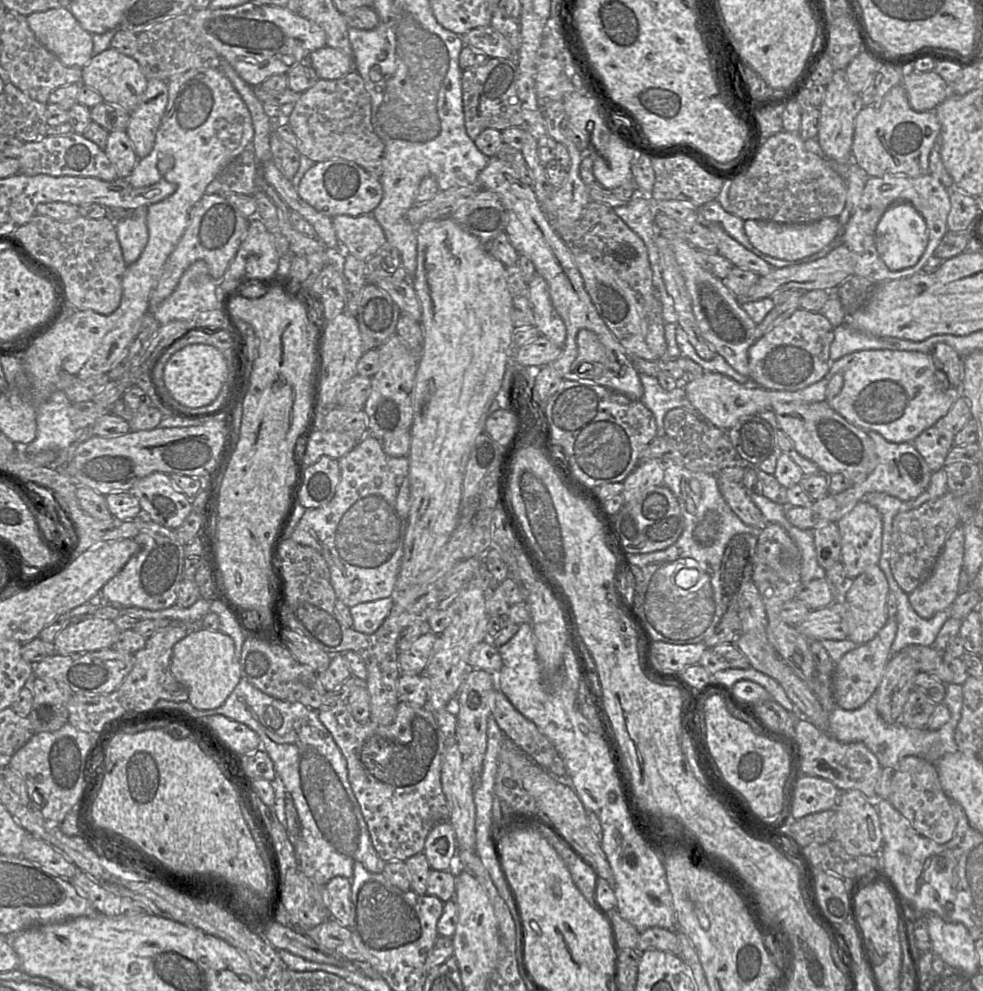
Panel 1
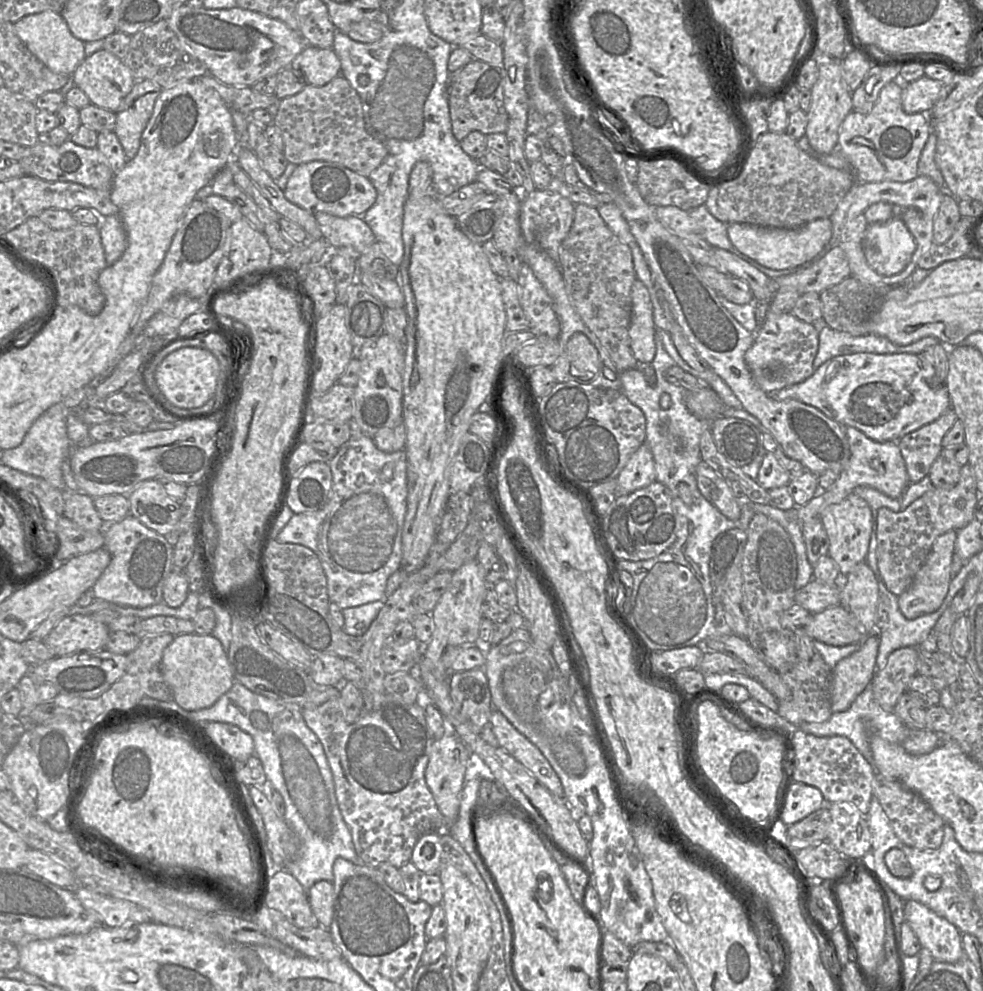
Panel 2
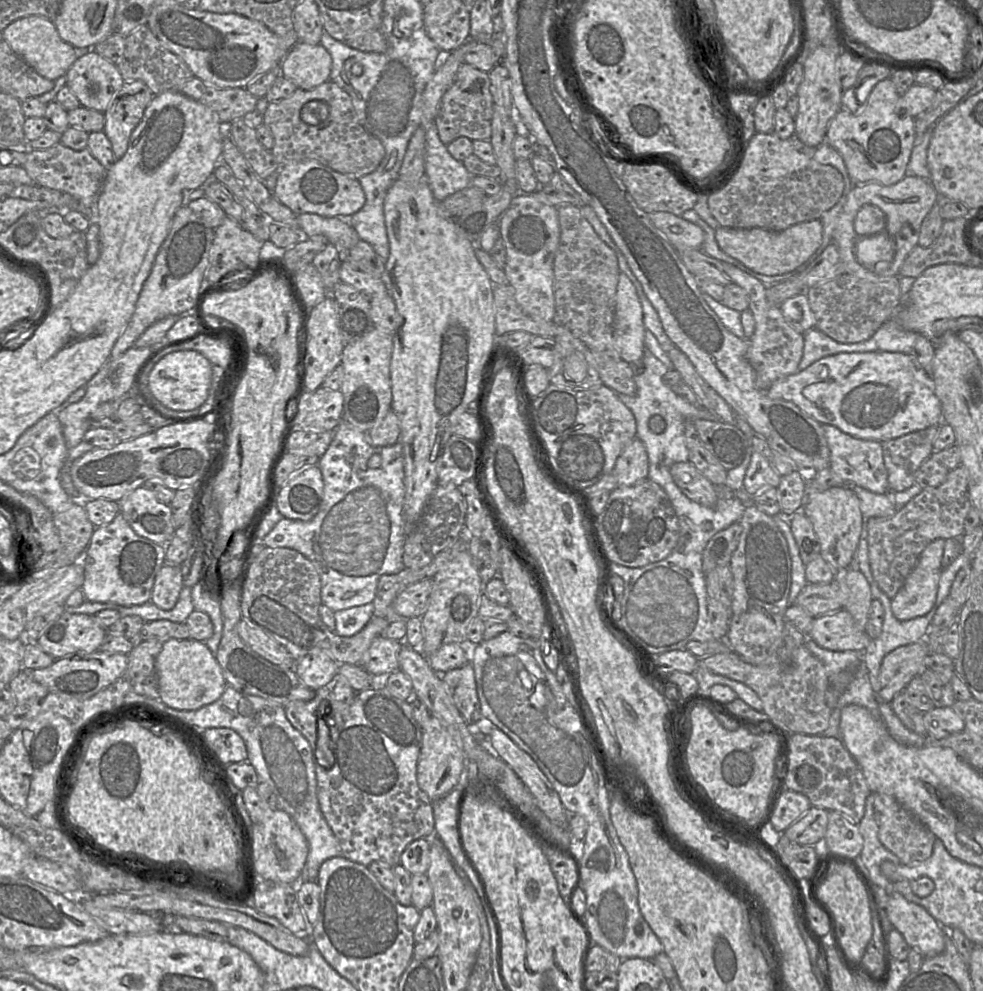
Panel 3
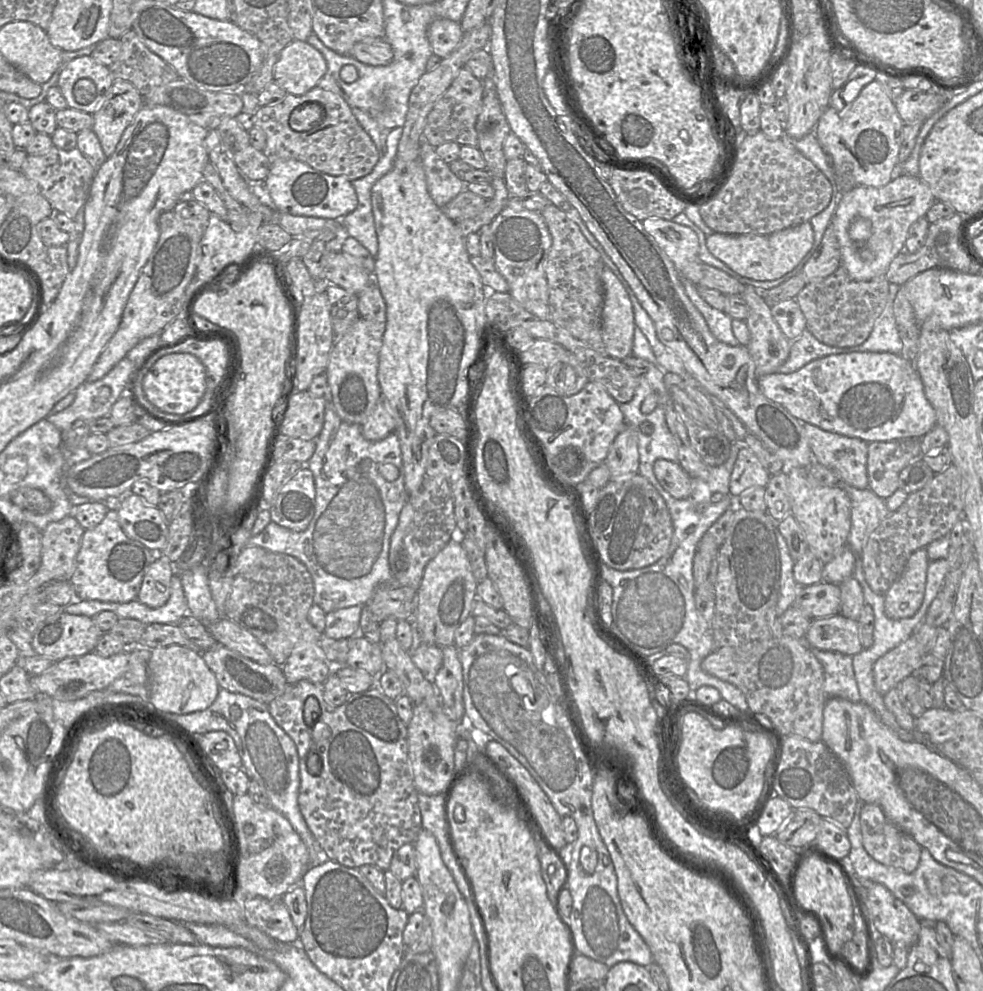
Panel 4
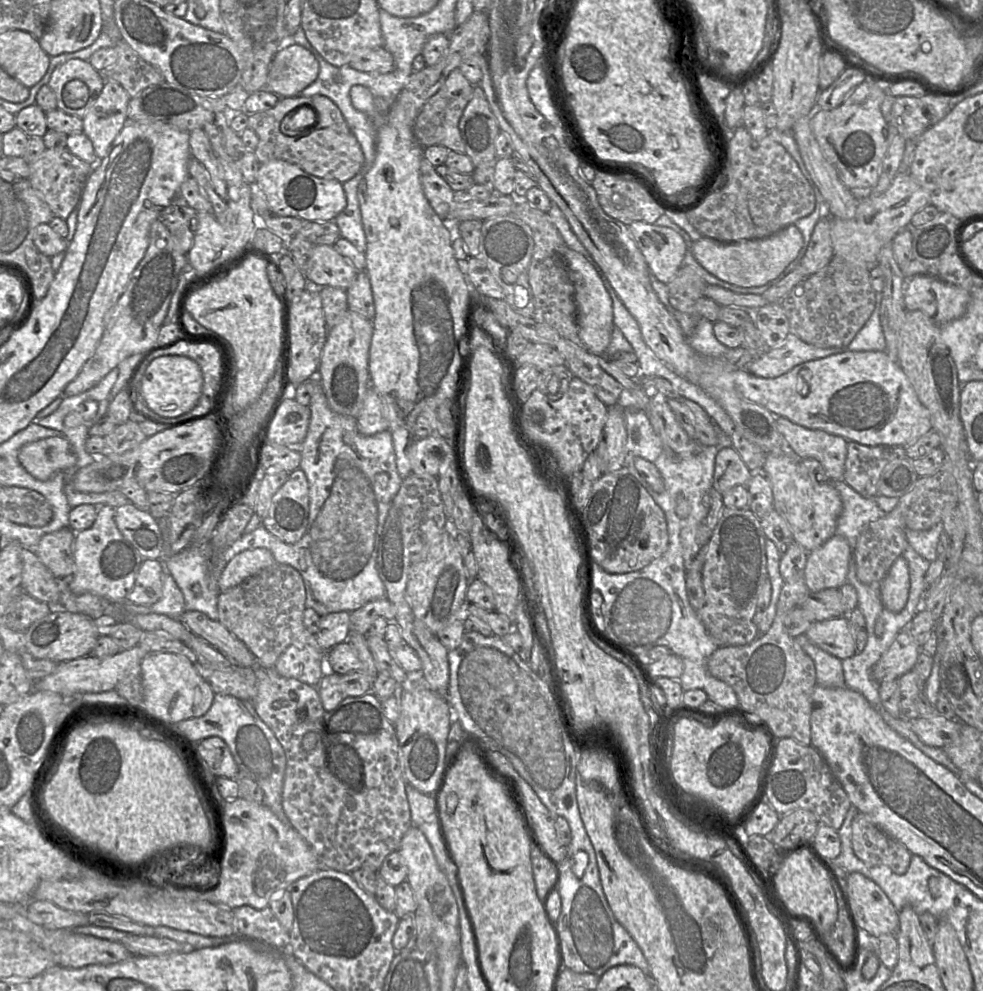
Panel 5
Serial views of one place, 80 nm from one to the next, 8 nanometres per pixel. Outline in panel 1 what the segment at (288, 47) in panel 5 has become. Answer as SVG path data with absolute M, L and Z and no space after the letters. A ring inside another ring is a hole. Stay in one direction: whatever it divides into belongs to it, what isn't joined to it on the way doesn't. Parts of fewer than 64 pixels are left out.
M327 46L313 51L306 63L322 80L339 79L354 70L354 60L351 54Z

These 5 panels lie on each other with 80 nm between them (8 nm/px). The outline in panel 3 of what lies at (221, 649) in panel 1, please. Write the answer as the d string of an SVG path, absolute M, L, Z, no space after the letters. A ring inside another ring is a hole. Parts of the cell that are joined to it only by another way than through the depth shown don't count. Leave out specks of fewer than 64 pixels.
M169 639L163 643L155 658L159 698L176 710L197 710L215 702L223 694L227 683L215 655L205 642L192 639Z

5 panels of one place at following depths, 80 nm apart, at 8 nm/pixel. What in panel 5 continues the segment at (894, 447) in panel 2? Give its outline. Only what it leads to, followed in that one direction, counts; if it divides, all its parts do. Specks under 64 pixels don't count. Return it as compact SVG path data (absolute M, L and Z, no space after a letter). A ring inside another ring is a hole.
M782 417L778 420L778 430L795 455L792 460L815 459L822 464L831 483L843 479L848 446L845 438L806 428Z

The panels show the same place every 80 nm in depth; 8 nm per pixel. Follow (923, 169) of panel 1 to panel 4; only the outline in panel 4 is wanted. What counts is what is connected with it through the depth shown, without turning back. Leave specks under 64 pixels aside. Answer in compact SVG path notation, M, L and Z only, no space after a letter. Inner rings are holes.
M876 79L842 110L829 107L820 117L814 133L834 163L836 189L844 194L855 186L882 187L902 175L898 155L903 127L896 106L887 94L887 86Z

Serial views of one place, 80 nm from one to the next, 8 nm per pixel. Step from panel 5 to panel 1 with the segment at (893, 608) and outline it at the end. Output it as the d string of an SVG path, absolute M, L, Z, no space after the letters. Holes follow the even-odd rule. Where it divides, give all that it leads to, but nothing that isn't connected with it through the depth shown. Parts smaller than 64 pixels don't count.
M961 526L955 528L946 539L943 549L938 556L932 573L928 579L908 594L913 610L922 618L929 619L936 613L952 606L960 590L960 574L964 558L964 531Z

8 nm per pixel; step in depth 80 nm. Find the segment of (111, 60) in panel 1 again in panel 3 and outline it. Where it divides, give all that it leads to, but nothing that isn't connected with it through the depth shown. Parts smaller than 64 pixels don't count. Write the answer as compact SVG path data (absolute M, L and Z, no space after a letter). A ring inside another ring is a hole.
M96 52L78 57L65 74L68 87L80 102L80 107L104 113L115 94L122 88L125 80L116 64L103 58Z

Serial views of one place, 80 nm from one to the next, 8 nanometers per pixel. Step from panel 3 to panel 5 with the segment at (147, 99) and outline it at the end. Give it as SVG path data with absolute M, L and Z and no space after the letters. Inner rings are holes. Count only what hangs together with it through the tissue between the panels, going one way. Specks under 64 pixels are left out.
M106 81L93 106L82 118L82 132L91 140L99 159L106 156L111 143L127 124L130 99L120 84Z

